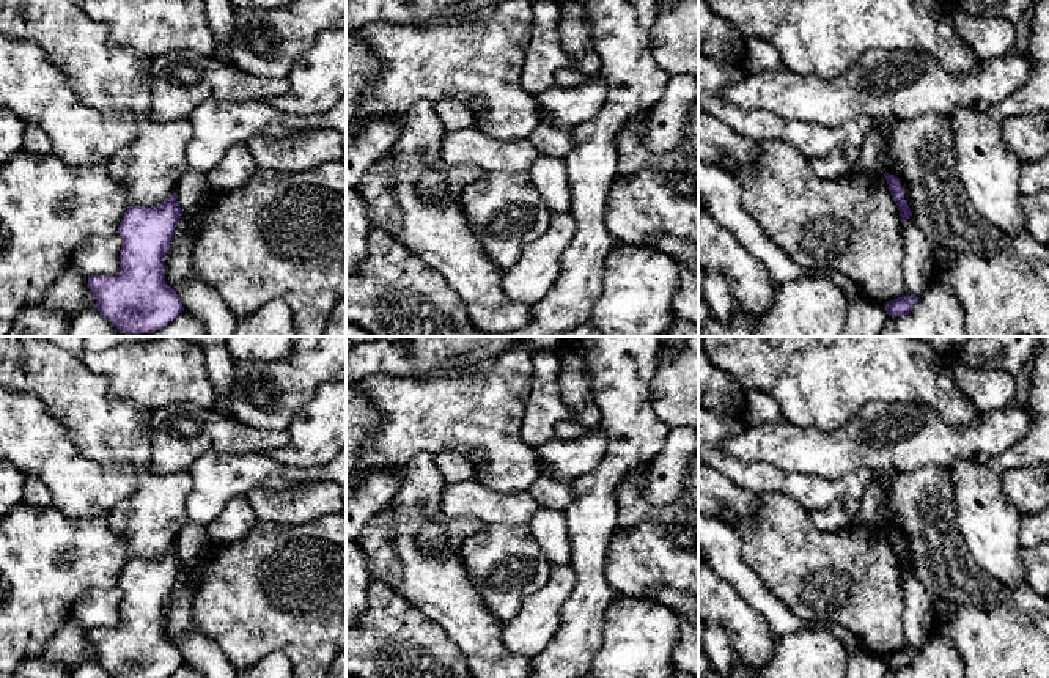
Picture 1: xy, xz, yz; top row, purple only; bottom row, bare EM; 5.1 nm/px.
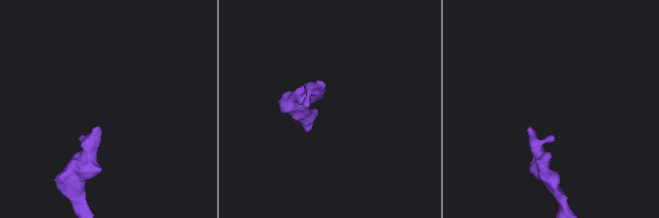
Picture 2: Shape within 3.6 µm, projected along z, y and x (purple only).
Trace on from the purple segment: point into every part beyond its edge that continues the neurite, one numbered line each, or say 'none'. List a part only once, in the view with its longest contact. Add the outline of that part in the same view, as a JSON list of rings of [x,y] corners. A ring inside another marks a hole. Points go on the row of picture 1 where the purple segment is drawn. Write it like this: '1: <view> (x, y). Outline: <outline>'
none

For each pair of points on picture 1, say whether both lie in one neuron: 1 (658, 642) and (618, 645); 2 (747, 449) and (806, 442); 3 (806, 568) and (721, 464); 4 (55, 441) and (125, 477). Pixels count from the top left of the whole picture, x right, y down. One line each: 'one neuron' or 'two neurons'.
1: one neuron
2: one neuron
3: two neurons
4: one neuron

